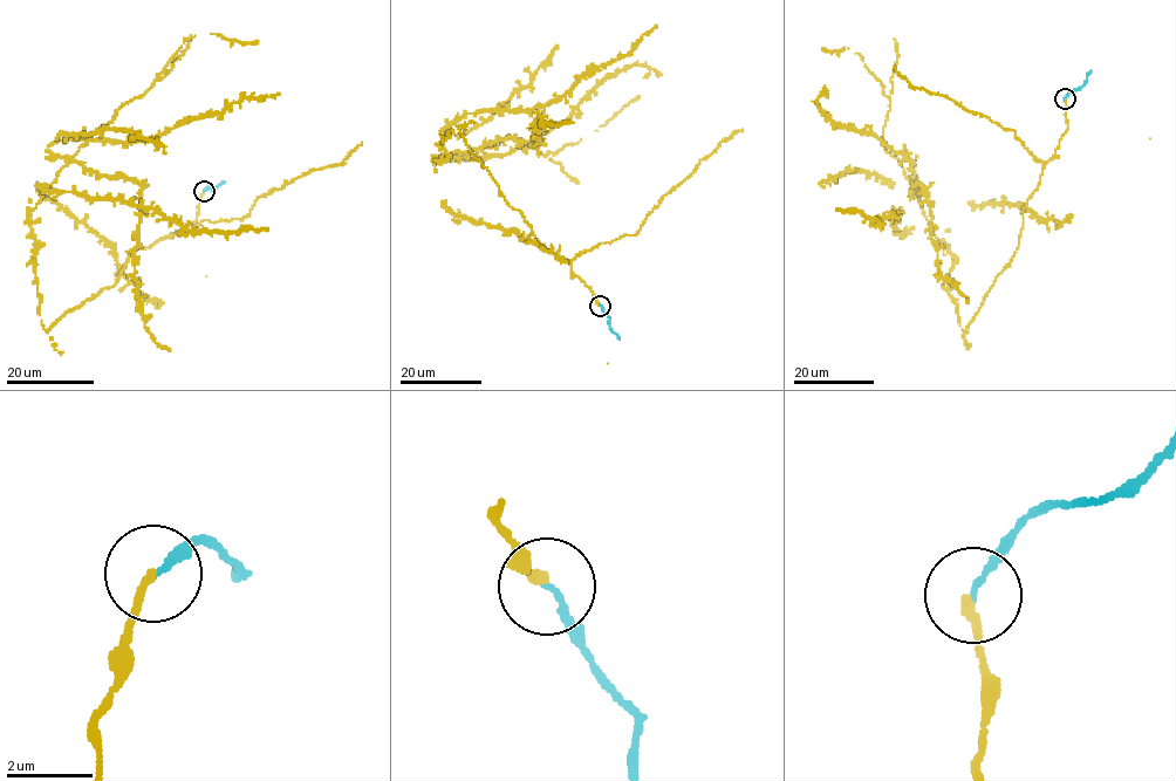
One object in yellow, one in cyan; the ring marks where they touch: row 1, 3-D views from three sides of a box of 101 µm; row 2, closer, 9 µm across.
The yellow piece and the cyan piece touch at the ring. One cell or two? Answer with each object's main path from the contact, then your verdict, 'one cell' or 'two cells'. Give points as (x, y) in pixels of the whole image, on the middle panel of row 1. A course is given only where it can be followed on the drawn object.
yellow via (600, 306), (510, 207), (463, 135), (449, 130), (435, 162), (527, 148), (616, 73), (647, 66), (661, 75) | cyan via (600, 306), (619, 338) | one cell

